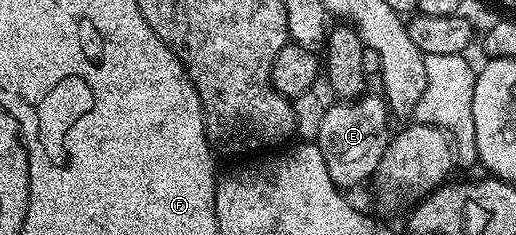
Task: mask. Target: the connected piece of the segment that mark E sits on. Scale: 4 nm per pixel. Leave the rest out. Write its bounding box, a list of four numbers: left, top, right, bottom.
[316,95,391,191]

